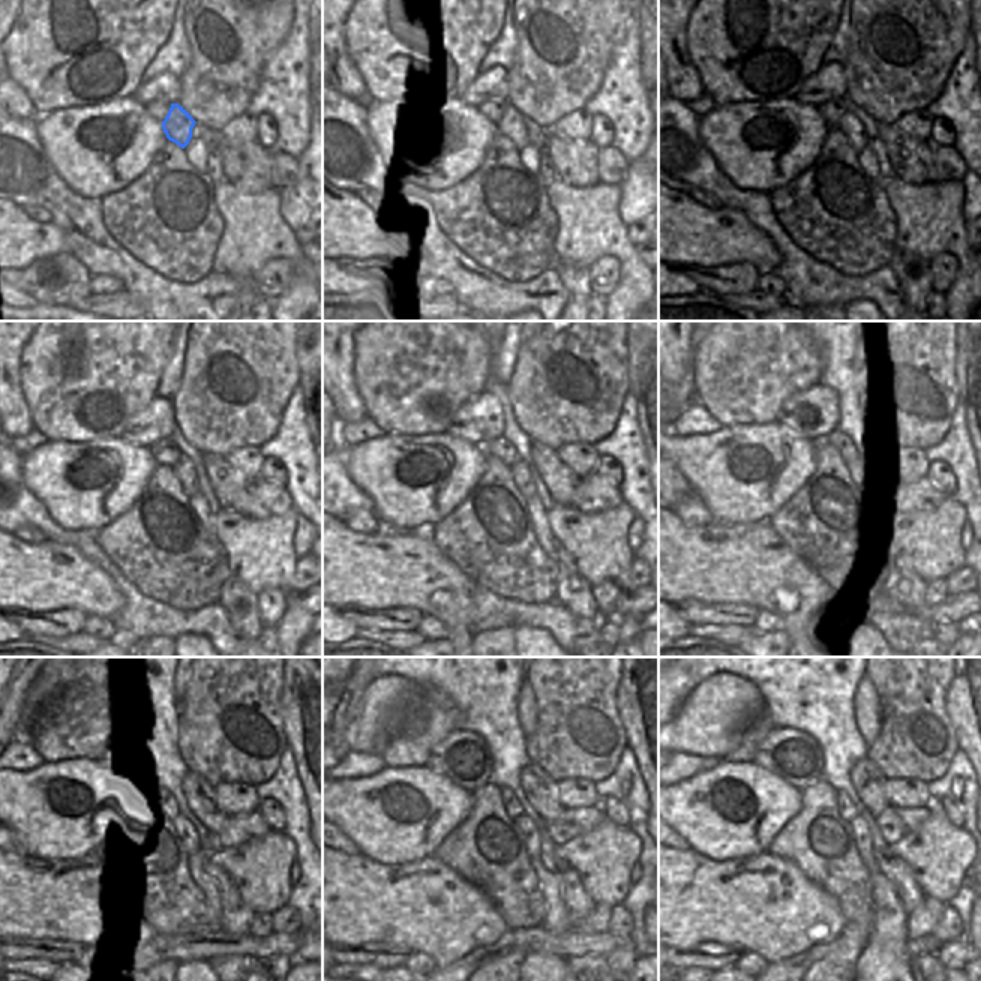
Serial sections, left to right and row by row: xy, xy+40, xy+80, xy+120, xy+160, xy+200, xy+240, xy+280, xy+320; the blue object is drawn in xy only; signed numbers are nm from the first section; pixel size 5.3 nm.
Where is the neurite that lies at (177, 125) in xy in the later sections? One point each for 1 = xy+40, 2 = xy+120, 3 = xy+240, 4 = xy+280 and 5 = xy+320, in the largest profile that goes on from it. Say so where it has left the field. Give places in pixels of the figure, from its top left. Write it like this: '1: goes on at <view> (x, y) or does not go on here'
1: goes on at xy+40 (512, 125)
2: goes on at xy+120 (183, 468)
3: goes on at xy+240 (195, 834)
4: goes on at xy+280 (530, 836)
5: goes on at xy+320 (863, 839)

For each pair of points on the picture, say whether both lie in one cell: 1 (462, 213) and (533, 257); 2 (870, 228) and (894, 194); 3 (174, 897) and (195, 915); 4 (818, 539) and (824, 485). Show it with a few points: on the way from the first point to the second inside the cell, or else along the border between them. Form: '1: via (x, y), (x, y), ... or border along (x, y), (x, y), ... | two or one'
1: via (480, 215), (492, 216), (515, 239) | one
2: border along (884, 182), (884, 194), (896, 219), (896, 237) | two
3: via (179, 902), (191, 912) | one
4: via (824, 525), (824, 498) | one

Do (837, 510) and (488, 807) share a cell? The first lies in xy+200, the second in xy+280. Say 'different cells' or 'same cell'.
same cell

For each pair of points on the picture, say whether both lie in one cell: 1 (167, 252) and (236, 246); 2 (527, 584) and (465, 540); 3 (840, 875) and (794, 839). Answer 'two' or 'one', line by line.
1: two
2: one
3: one

